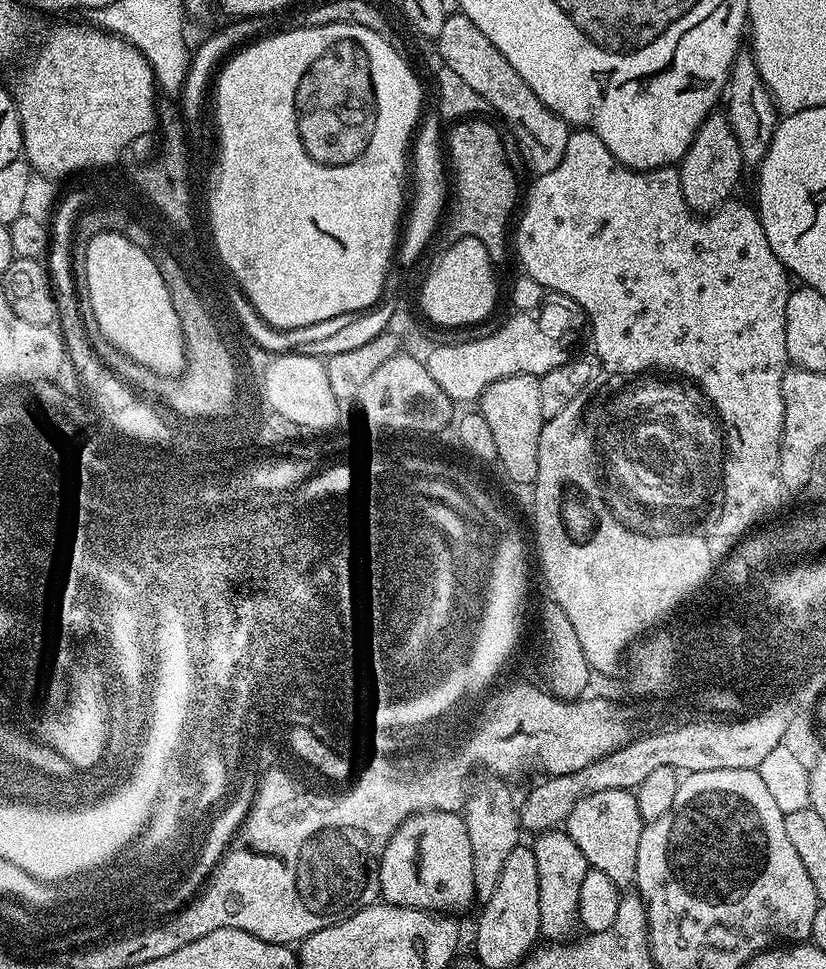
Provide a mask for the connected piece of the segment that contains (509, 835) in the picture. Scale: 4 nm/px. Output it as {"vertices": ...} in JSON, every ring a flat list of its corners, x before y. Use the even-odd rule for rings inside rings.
{"vertices":[[489,775,476,789,467,793,462,809,462,819,466,826,466,834,470,834,470,850,472,851,472,877,476,887,475,899,483,902,494,894,494,886,498,886,498,878,502,874,502,866,510,850,521,847,522,827,518,804,512,801,512,792,505,781,498,775]]}

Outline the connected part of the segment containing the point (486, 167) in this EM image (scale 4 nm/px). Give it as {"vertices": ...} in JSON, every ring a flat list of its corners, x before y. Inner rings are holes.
{"vertices":[[465,118,453,123,447,129,446,137,452,142,453,160,456,160,456,175,450,178,450,200,456,203,456,216,446,216,446,222,456,228,456,232,472,232,470,238,478,238,494,262,500,262,504,251,510,248,510,224,508,219,517,211,516,208,516,172,508,161,508,152,504,149,504,140,500,137,501,129,487,124,484,118]]}

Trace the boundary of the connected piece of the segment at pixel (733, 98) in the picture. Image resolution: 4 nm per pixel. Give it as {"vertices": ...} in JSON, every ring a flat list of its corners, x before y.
{"vertices":[[751,51,737,52,732,69,728,71,728,86,726,89,726,115,734,130,734,138,738,138,738,146,742,152,745,165,758,166,768,153,772,135,778,123,778,109,772,101,768,87,758,74,758,66,754,62]]}

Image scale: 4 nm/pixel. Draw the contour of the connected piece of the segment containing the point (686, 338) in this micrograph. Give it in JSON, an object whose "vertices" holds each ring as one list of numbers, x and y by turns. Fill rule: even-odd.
{"vertices":[[587,130,569,131,562,162,558,162,554,170,536,176,533,181,532,189,528,192,528,205,525,206,524,213,523,208,519,213,520,225,517,228,515,225,514,228,514,252,516,248,522,272,540,283,549,293,561,292,562,295,569,296,588,315,588,324,592,327,592,344,596,347,593,348,594,355,599,358,604,372,610,368,632,371,633,368,642,368,644,365,667,364,683,368,704,384,727,421,733,456,725,467,727,483,724,486,724,502,720,506,720,515,714,521,715,527,727,536,740,538,763,525,772,516,771,512,779,506,780,499,786,495,785,486,780,480,780,439,784,425,782,378,790,364,786,350,786,302,790,291,790,273,776,257,774,250,770,250,757,209,753,205,751,208,750,205,743,204,737,198,729,198,712,212,697,214,682,194,680,174,675,167,647,170,627,168,618,162,618,158,614,158,614,154,610,154,610,150,606,150,606,142,602,142,598,134],[746,304,750,310,748,324,742,320,746,316,738,314,746,310]]}

